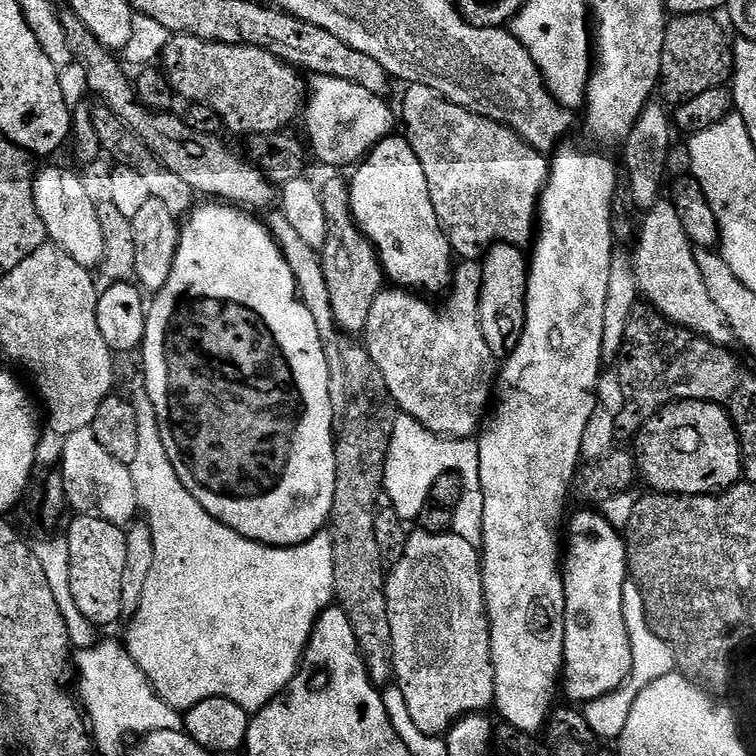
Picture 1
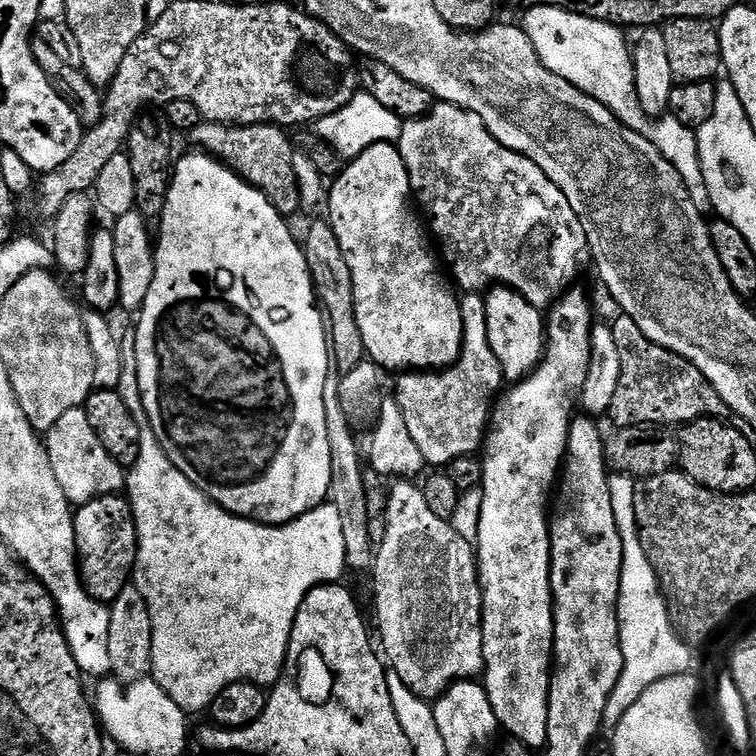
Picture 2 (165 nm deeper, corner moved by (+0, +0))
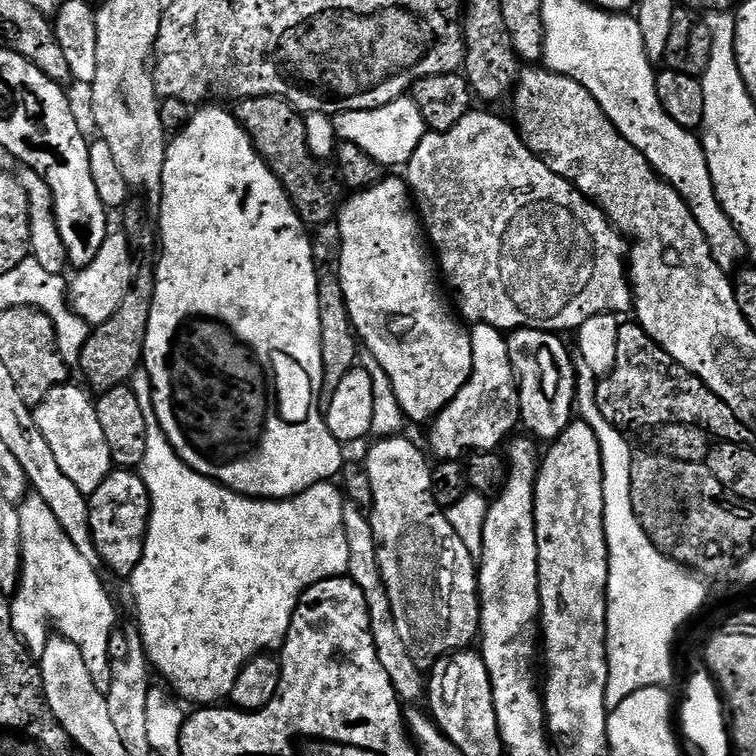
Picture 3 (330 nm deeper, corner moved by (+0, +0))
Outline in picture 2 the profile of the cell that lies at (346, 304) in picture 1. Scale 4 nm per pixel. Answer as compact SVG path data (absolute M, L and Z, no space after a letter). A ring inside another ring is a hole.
M320 218L309 226L308 237L303 237L302 247L308 257L308 268L312 271L317 301L326 317L331 363L342 374L354 370L366 360L362 330L358 330L358 318L354 314L354 286L350 278L350 266L346 266L342 246L338 246L338 238L327 219Z

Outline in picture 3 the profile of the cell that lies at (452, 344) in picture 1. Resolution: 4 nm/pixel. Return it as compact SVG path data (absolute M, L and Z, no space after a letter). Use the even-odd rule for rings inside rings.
M477 324L472 333L472 377L431 421L427 447L437 461L459 461L473 452L494 452L513 435L520 419L520 386L510 362L508 336L494 326Z

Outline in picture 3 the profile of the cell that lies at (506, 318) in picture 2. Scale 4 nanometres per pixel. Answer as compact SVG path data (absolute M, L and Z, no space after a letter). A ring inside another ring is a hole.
M517 328L508 336L510 362L520 386L520 419L537 441L554 442L574 419L576 365L573 353L554 332Z

